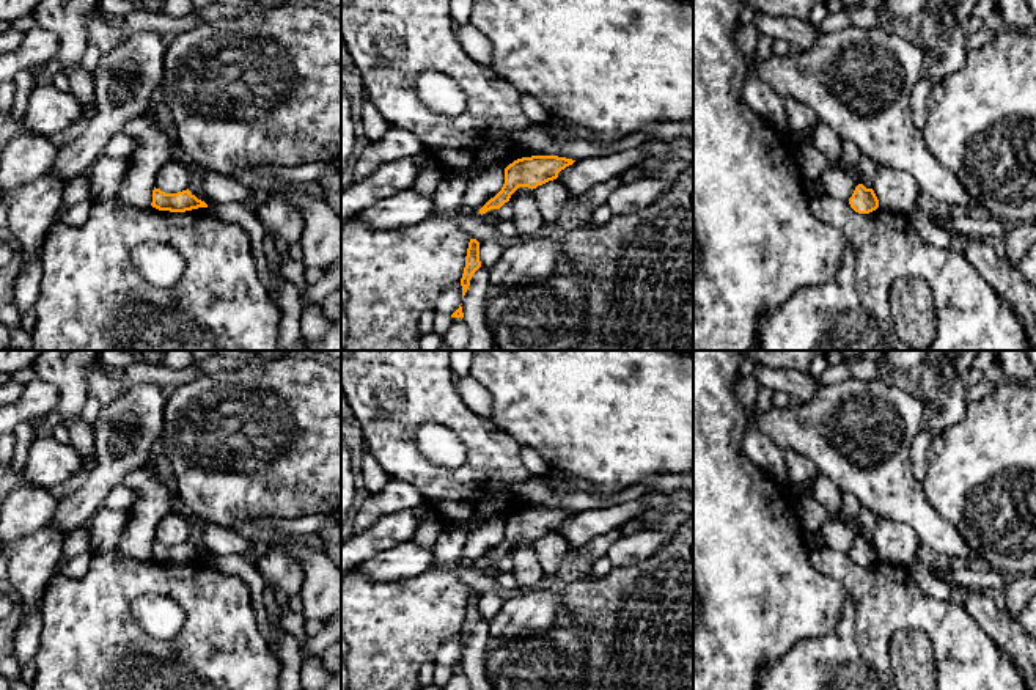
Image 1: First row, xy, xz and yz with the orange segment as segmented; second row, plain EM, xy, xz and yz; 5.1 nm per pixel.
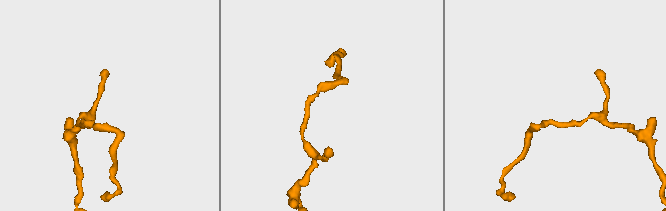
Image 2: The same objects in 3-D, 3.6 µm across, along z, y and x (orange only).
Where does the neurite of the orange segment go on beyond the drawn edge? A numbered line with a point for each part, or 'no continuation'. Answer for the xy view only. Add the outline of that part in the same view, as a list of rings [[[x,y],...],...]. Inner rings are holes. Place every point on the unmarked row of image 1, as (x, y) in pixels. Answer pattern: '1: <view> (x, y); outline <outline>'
no continuation

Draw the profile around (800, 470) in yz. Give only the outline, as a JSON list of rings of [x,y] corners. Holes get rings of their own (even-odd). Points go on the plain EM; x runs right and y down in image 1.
[[[791,448],[786,450],[786,470],[791,487],[802,484],[805,494],[811,492],[811,487],[819,473],[816,465],[808,457]]]

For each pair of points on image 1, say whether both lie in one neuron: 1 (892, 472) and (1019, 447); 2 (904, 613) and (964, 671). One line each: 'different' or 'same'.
1: different
2: same

